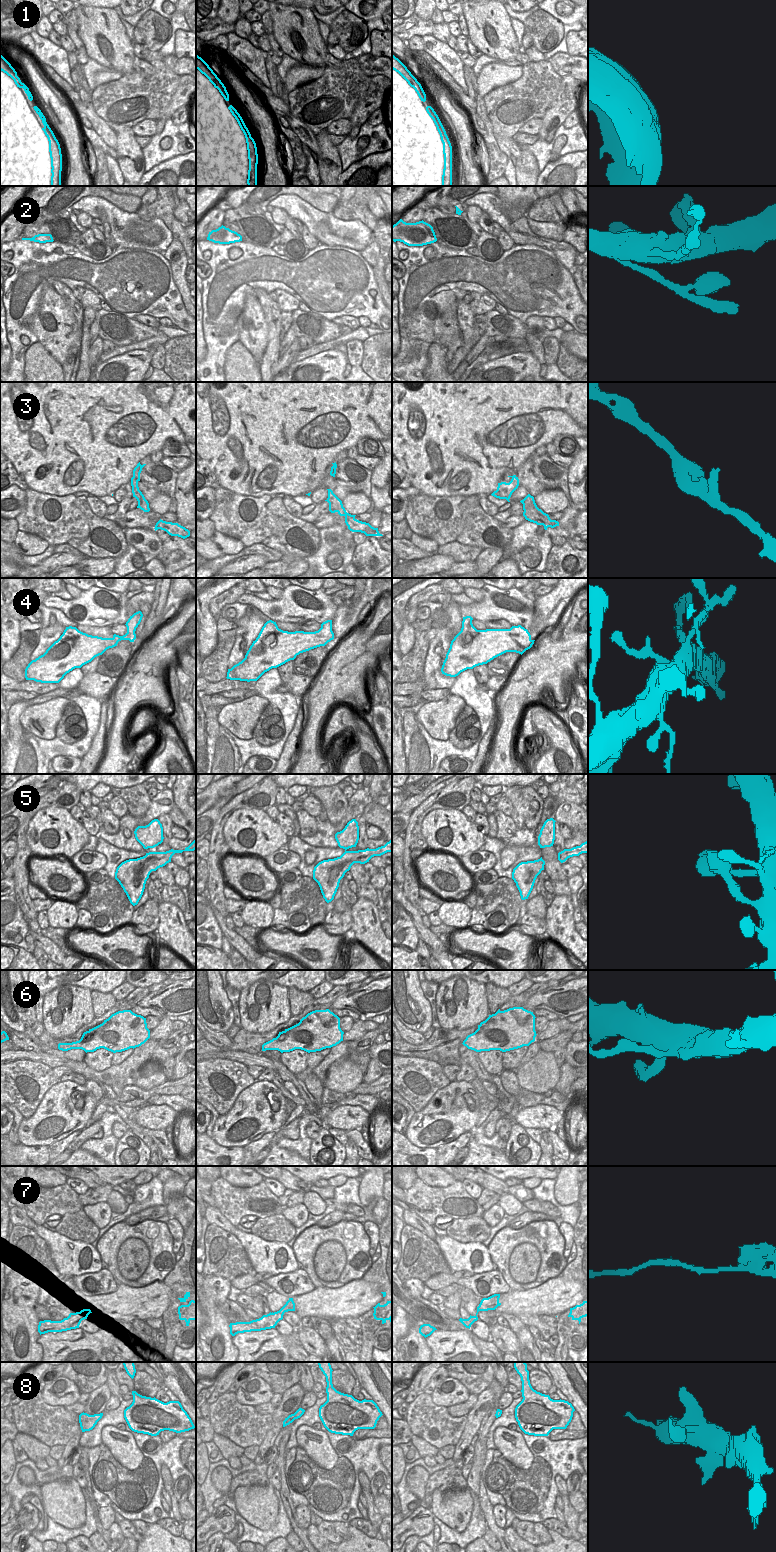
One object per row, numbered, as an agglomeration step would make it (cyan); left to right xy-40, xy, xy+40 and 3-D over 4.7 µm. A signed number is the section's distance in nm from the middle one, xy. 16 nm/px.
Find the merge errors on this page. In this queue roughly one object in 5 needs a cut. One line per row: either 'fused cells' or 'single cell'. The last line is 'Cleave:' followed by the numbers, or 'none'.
1: single cell
2: single cell
3: single cell
4: fused cells
5: single cell
6: single cell
7: single cell
8: single cell
Cleave: 4

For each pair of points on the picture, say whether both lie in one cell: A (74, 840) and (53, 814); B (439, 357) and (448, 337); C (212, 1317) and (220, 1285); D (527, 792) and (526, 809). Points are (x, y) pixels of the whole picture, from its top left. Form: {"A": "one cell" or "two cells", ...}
{"A": "one cell", "B": "two cells", "C": "one cell", "D": "two cells"}

